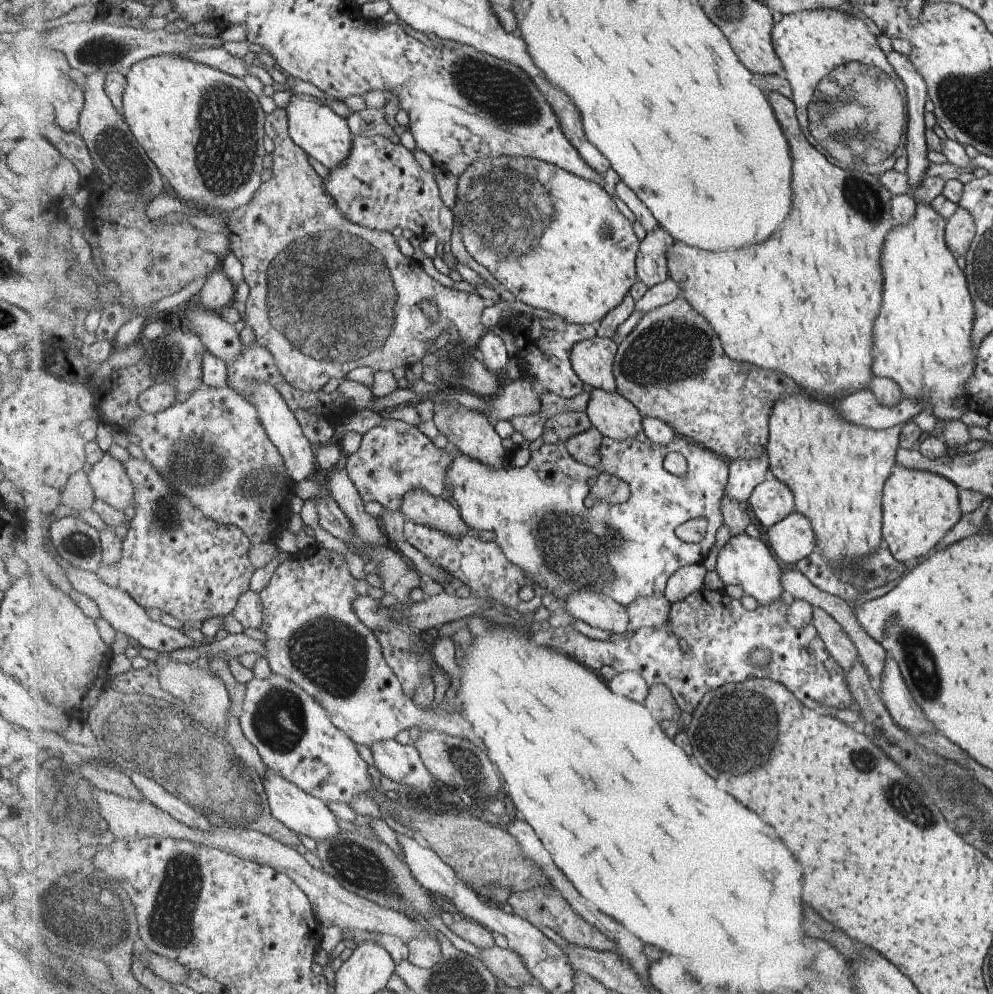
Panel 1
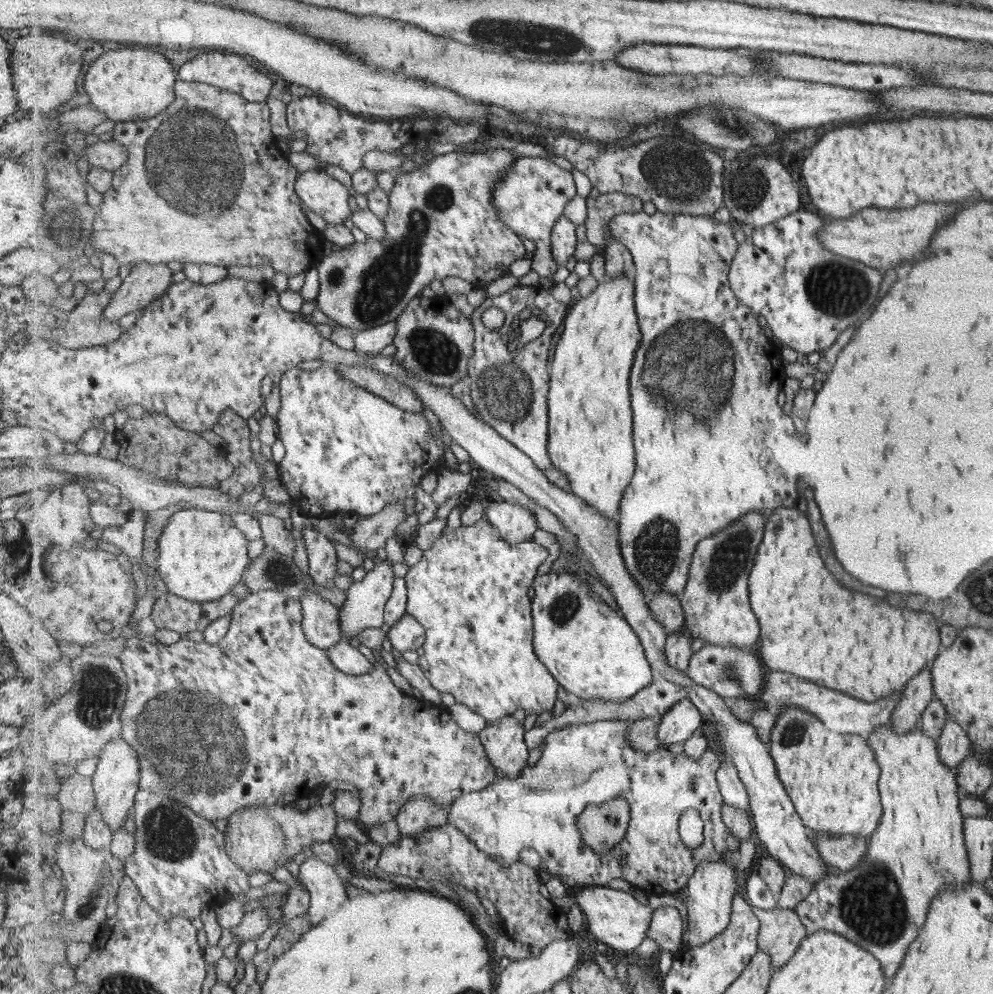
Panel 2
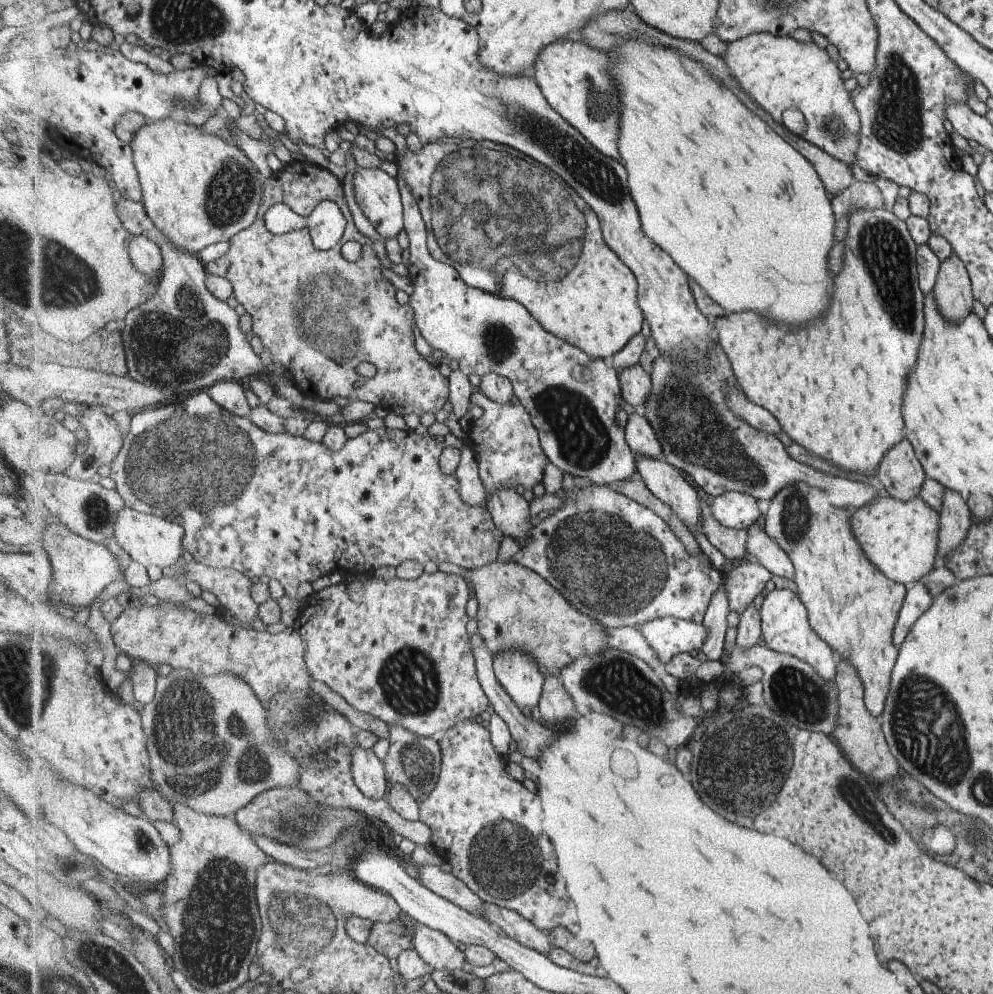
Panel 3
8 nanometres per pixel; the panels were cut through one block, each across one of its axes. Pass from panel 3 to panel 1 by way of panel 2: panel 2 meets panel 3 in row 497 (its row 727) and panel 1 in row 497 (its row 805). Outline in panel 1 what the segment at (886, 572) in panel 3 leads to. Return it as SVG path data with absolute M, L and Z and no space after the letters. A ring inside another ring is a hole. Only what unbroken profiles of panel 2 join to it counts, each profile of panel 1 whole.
M895 465L883 487L882 526L883 544L899 562L925 556L959 520L957 490L949 480L925 470L911 470Z

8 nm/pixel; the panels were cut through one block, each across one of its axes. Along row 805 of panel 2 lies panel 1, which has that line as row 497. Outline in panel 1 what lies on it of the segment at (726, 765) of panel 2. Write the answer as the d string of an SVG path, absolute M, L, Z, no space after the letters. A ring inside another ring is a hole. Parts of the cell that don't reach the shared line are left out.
M763 452L759 458L739 458L730 463L730 479L726 496L735 502L749 500L759 484L770 476L770 456Z

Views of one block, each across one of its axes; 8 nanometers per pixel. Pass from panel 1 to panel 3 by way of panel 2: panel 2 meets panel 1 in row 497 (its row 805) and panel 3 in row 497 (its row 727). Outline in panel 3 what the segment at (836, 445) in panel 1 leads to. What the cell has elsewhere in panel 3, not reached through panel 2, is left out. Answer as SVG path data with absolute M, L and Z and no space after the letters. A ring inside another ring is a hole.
M799 482L783 488L768 503L762 523L771 540L775 540L793 561L797 572L793 581L810 613L811 626L823 640L827 640L827 644L834 649L838 658L851 660L851 664L855 664L866 686L867 708L874 716L880 716L890 691L895 660L898 658L893 630L901 610L899 606L902 606L905 588L903 584L897 584L875 568L875 564L871 562L855 536L854 525L851 524L853 515L851 508L839 508L831 504L827 492L823 492L821 488L811 488L807 482Z

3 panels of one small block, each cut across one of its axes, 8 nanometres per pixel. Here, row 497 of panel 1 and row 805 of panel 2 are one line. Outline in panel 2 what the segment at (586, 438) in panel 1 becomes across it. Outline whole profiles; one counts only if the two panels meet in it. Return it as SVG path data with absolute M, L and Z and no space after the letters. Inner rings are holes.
M615 796L607 802L589 804L576 816L577 830L583 843L599 855L615 848L625 836L631 816L627 799Z

